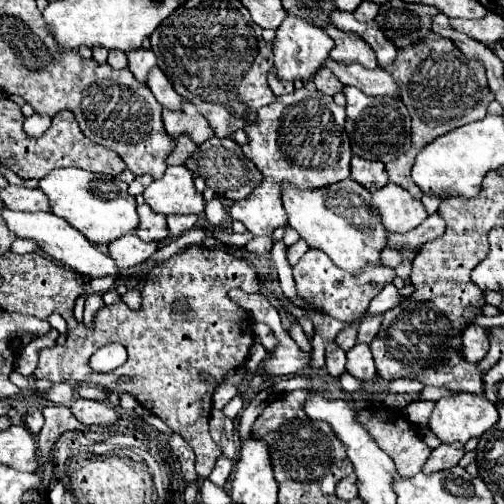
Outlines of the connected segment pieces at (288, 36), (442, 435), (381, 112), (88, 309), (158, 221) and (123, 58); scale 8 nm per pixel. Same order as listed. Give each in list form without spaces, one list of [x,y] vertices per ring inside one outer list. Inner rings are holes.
[[[295,15],[285,17],[285,21],[277,29],[277,37],[273,39],[273,53],[275,53],[275,71],[281,81],[309,81],[317,75],[323,67],[329,51],[333,49],[333,39],[321,29],[315,27]]]
[[[455,393],[449,397],[441,397],[435,401],[435,407],[429,417],[429,429],[443,441],[453,443],[461,441],[467,443],[471,437],[481,437],[487,429],[491,429],[497,423],[499,415],[495,405],[485,395],[469,395],[469,393]]]
[[[355,87],[343,89],[347,97],[347,121],[345,129],[351,141],[353,155],[371,159],[371,161],[391,161],[403,155],[411,147],[411,119],[401,103],[401,99],[393,97],[369,97]]]
[[[93,293],[93,295],[89,295],[89,297],[85,299],[85,325],[87,325],[87,327],[93,327],[93,319],[95,319],[97,311],[99,311],[103,305],[105,305],[105,303],[103,303],[103,299],[101,299],[99,293]]]
[[[139,205],[139,227],[135,229],[135,233],[145,239],[145,241],[163,241],[169,233],[167,233],[167,223],[163,215],[153,213],[147,205]]]
[[[111,51],[109,53],[109,61],[107,61],[113,69],[125,69],[129,65],[127,61],[127,55],[123,51]]]

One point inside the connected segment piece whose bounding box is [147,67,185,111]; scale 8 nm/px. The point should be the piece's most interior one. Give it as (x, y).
(159, 84)

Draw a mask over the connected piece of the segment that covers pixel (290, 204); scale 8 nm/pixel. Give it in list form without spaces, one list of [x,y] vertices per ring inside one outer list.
[[[353,179],[321,189],[299,189],[293,183],[281,183],[283,207],[287,211],[287,223],[309,243],[313,249],[321,249],[331,257],[337,267],[349,273],[357,273],[365,263],[379,263],[379,251],[385,247],[385,227],[371,207],[371,193]]]

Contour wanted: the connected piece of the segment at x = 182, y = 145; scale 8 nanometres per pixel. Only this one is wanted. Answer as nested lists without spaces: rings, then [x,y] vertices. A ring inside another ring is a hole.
[[[185,135],[177,137],[175,141],[177,141],[177,145],[175,145],[173,153],[167,157],[167,161],[165,161],[167,165],[183,165],[183,161],[193,153],[193,147],[195,147],[195,143]]]

